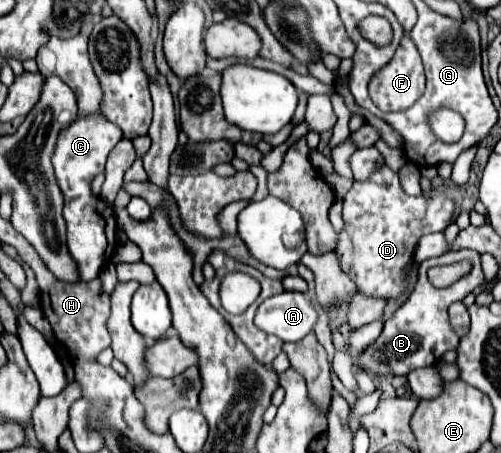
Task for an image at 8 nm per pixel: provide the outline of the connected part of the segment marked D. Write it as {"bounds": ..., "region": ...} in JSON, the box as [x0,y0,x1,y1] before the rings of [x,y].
{"bounds":[335,164,455,300],"region":[[[383,164],[367,180],[355,180],[343,200],[345,226],[335,246],[343,272],[355,282],[361,294],[397,300],[409,288],[409,270],[419,238],[431,232],[443,232],[451,224],[455,208],[455,200],[445,192],[433,196],[405,194],[397,172]]]}

